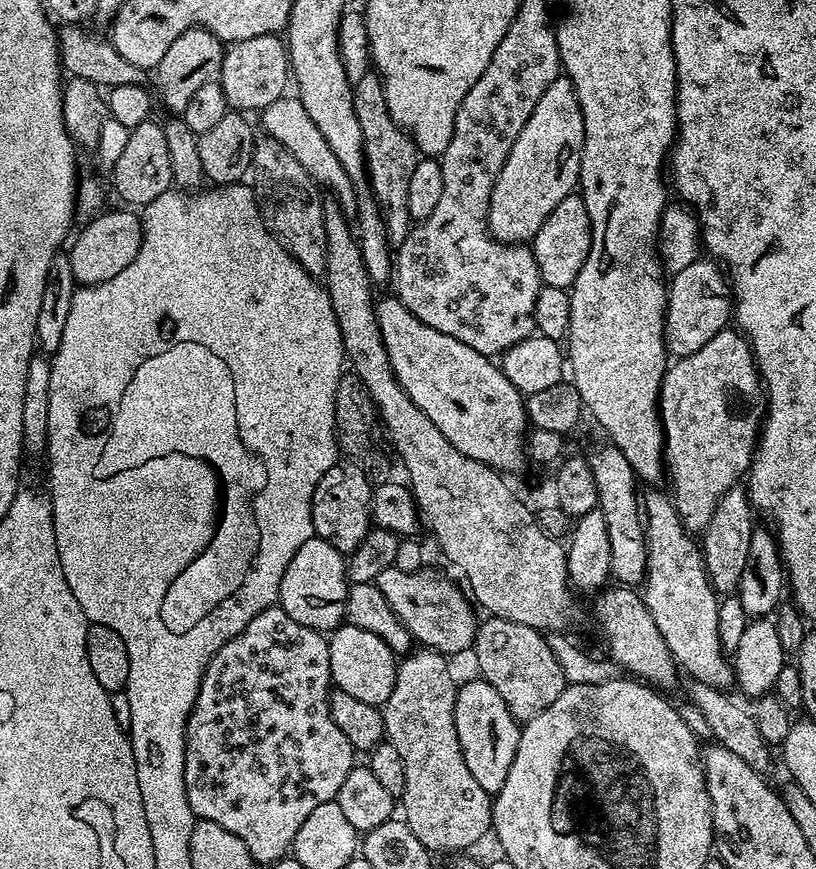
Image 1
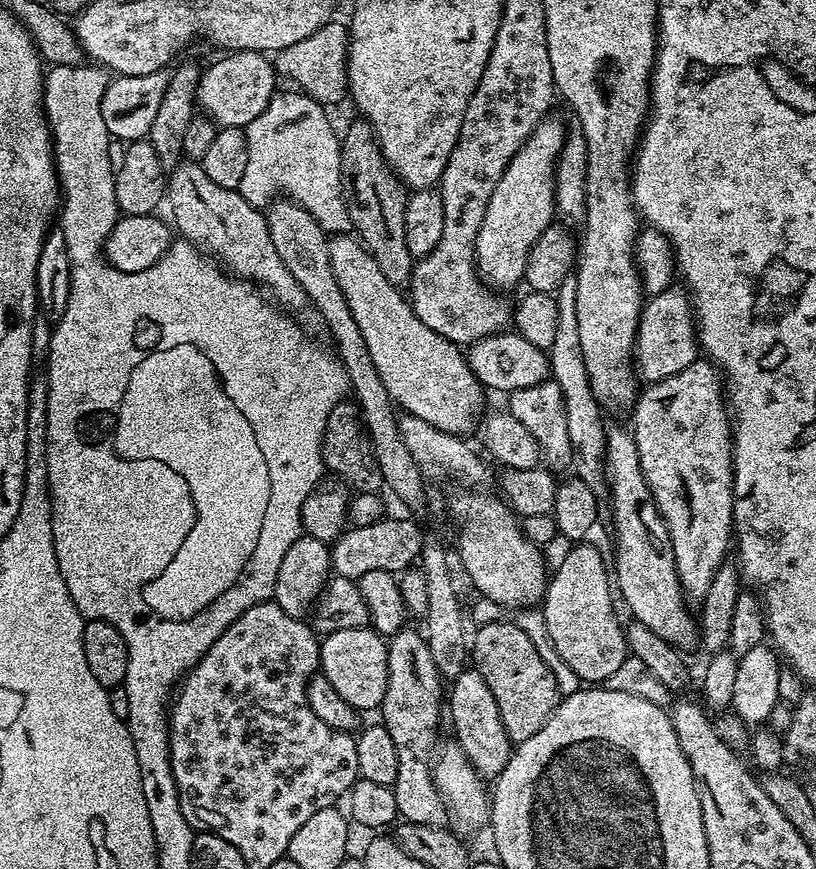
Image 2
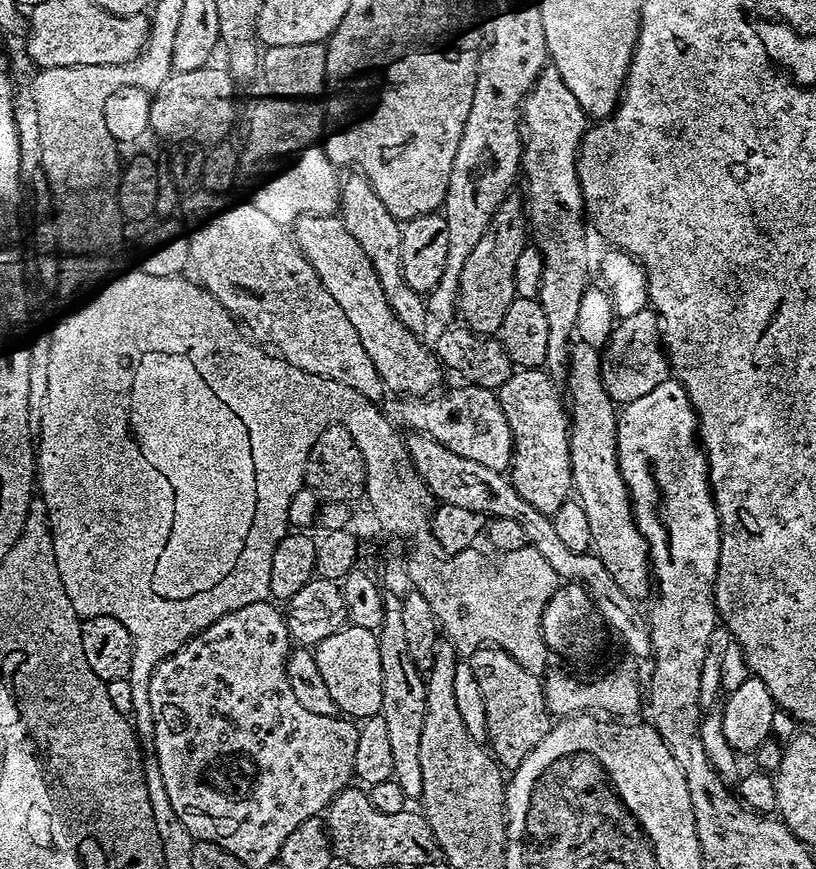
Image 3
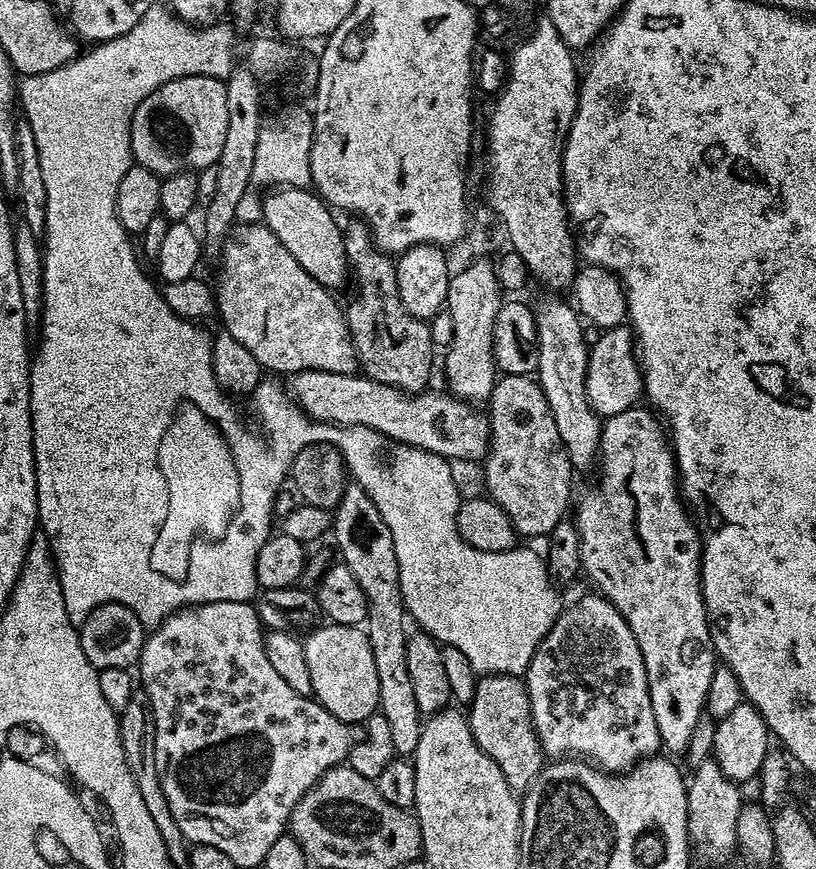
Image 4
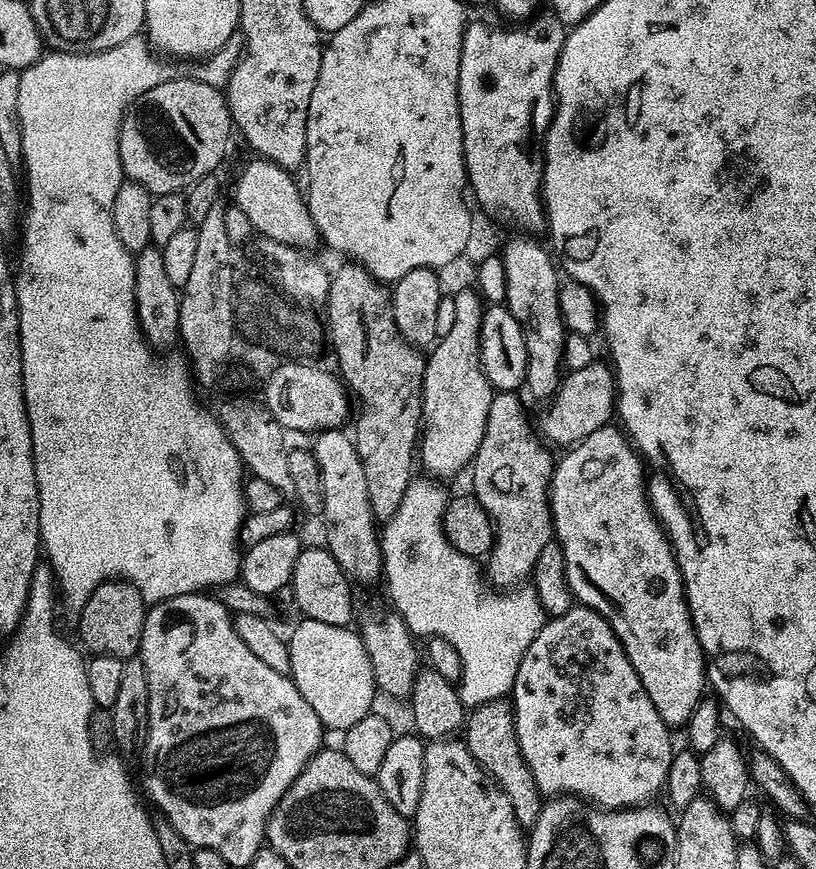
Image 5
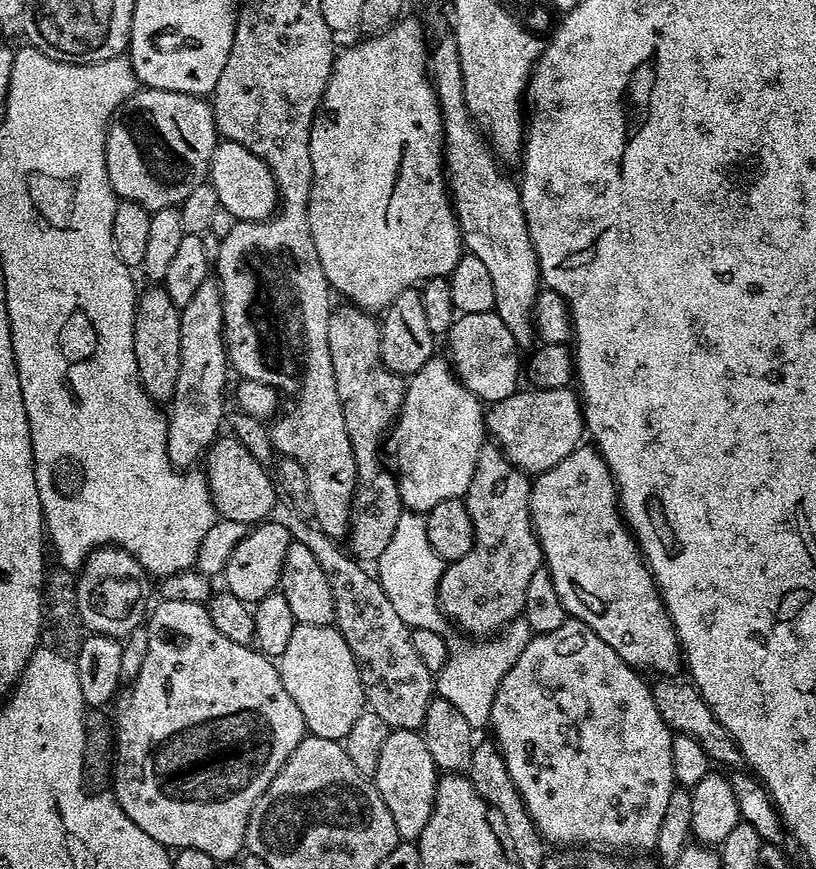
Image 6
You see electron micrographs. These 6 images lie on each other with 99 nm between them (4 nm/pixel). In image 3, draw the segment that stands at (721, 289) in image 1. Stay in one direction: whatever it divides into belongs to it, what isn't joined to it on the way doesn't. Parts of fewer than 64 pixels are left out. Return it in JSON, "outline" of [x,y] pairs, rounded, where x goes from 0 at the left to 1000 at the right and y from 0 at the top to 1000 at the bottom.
{"outline":[[[798,353],[789,354],[782,361],[772,361],[772,366],[760,368],[751,376],[750,384],[746,387],[745,395],[735,411],[735,429],[751,465],[756,467],[777,463],[777,458],[787,458],[787,453],[797,453],[797,449],[801,449],[801,444],[806,444],[813,437],[820,436],[821,414],[811,399],[809,366]]]}

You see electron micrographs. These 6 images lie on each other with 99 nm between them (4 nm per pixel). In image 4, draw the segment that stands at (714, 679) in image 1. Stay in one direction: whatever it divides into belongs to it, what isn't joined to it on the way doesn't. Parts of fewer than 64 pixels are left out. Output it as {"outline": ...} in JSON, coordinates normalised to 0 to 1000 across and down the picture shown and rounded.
{"outline":[[[667,338],[654,350],[657,383],[659,384],[659,421],[654,436],[662,442],[669,463],[674,463],[674,476],[684,489],[684,499],[696,519],[702,540],[721,539],[732,533],[735,518],[737,480],[723,467],[718,458],[718,426],[721,425],[721,402],[716,391],[713,365],[695,344],[685,345],[685,339]]]}

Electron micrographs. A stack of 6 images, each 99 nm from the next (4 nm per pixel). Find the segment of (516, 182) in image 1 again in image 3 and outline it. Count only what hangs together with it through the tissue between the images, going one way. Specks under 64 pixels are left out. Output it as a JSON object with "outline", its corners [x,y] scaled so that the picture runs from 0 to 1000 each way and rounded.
{"outline":[[[624,223],[609,237],[608,244],[603,247],[603,254],[593,262],[591,274],[586,274],[586,283],[581,283],[581,288],[576,288],[576,292],[566,306],[561,359],[565,365],[569,362],[567,372],[578,381],[589,384],[612,383],[615,366],[620,366],[620,357],[625,357],[625,348],[634,342],[630,329],[630,306],[635,306],[635,292],[640,292],[640,288],[648,276],[650,259],[645,247],[643,231],[638,227],[636,230],[632,223]]]}

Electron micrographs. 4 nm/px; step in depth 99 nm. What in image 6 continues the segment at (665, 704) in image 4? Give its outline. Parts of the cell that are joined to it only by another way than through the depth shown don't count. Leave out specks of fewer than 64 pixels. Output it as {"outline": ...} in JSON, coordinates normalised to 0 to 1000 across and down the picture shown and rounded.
{"outline":[[[729,513],[716,514],[706,514],[689,527],[689,532],[684,532],[684,536],[661,544],[652,552],[652,608],[662,625],[665,648],[679,670],[679,679],[684,679],[684,688],[689,688],[689,697],[697,710],[723,720],[723,725],[728,725],[728,730],[733,730],[733,734],[738,734],[738,739],[752,747],[773,769],[790,774],[804,773],[799,776],[832,774],[830,772],[836,769],[833,736],[828,733],[819,703],[814,701],[804,666],[794,657],[794,650],[779,628],[779,618],[762,601],[755,551],[748,545],[748,536],[735,519]]]}

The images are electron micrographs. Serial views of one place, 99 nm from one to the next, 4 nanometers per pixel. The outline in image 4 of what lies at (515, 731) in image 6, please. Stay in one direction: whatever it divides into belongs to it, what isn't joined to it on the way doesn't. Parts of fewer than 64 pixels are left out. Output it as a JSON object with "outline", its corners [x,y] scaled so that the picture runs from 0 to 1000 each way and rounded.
{"outline":[[[724,684],[716,686],[712,690],[706,690],[701,696],[692,699],[688,703],[685,711],[679,716],[676,724],[664,734],[659,748],[654,748],[654,757],[650,762],[646,773],[640,781],[647,791],[647,802],[650,803],[650,822],[654,831],[654,840],[659,845],[662,861],[672,872],[714,872],[733,884],[751,891],[763,891],[770,885],[783,879],[784,876],[805,869],[810,864],[809,846],[806,845],[806,831],[801,831],[801,812],[797,808],[797,794],[794,793],[794,772],[787,757],[787,748],[782,748],[782,734],[777,734],[777,725],[762,711],[762,707],[740,686]]]}

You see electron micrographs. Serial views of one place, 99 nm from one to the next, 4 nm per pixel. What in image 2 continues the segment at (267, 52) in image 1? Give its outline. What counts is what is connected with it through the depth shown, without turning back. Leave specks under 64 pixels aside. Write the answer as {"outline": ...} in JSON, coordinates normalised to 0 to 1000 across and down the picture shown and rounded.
{"outline":[[[279,60],[245,84],[240,114],[249,132],[270,147],[298,147],[311,139],[341,106],[341,84],[335,70],[322,60]]]}

